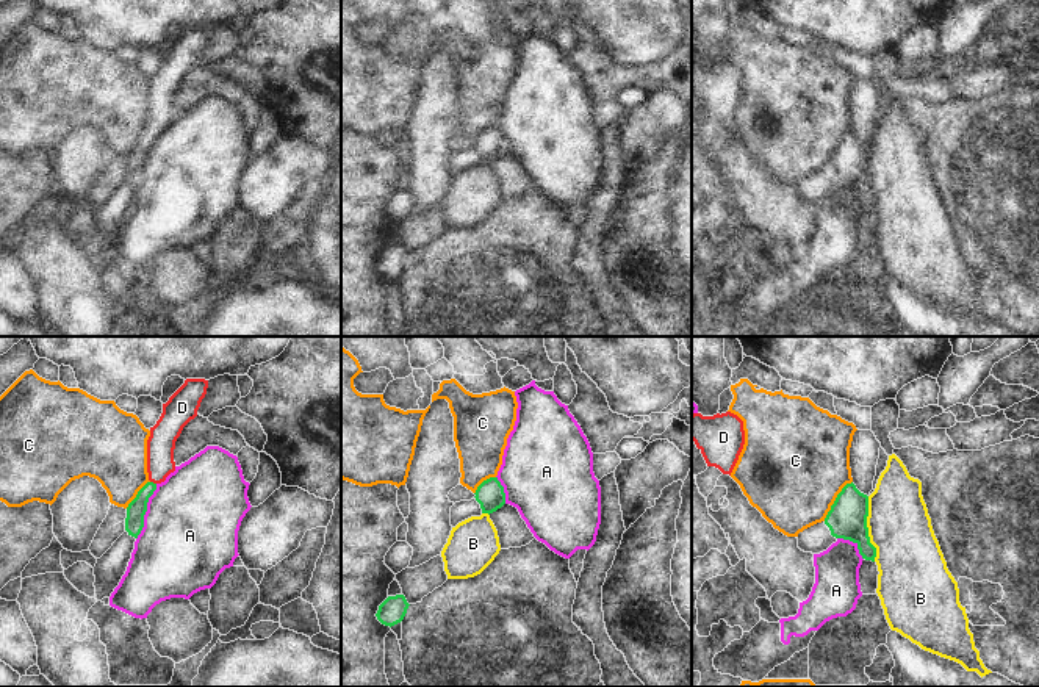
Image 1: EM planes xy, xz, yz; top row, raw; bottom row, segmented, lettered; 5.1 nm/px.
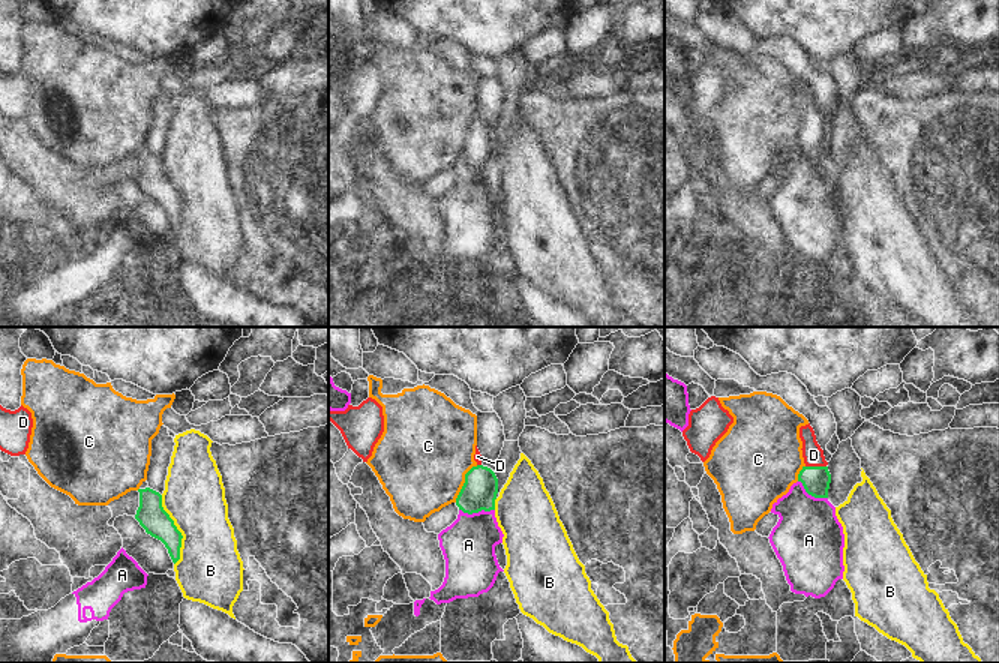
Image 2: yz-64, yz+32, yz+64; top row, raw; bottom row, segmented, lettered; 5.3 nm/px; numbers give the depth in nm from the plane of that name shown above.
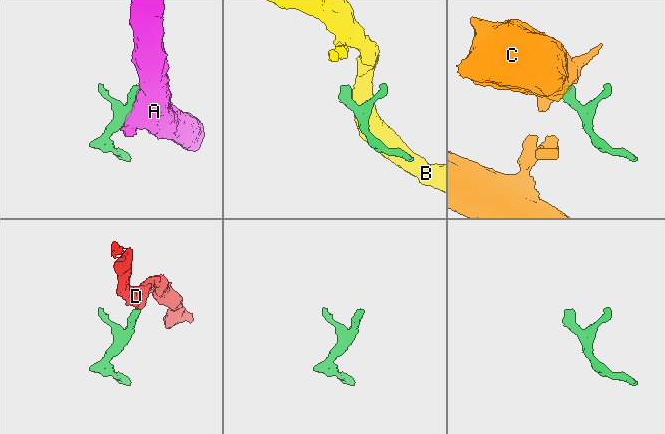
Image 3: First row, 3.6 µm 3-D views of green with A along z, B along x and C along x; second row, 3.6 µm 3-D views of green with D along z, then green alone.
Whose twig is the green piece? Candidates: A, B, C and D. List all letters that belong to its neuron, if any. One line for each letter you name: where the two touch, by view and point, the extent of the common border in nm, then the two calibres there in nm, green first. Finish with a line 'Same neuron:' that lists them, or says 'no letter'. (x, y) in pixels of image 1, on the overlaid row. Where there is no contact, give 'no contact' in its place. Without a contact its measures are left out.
D: meets green in xy at (152, 482); contact 40 nm long; 100 nm thick on the green side, 140 nm on the other
Same neuron: D

